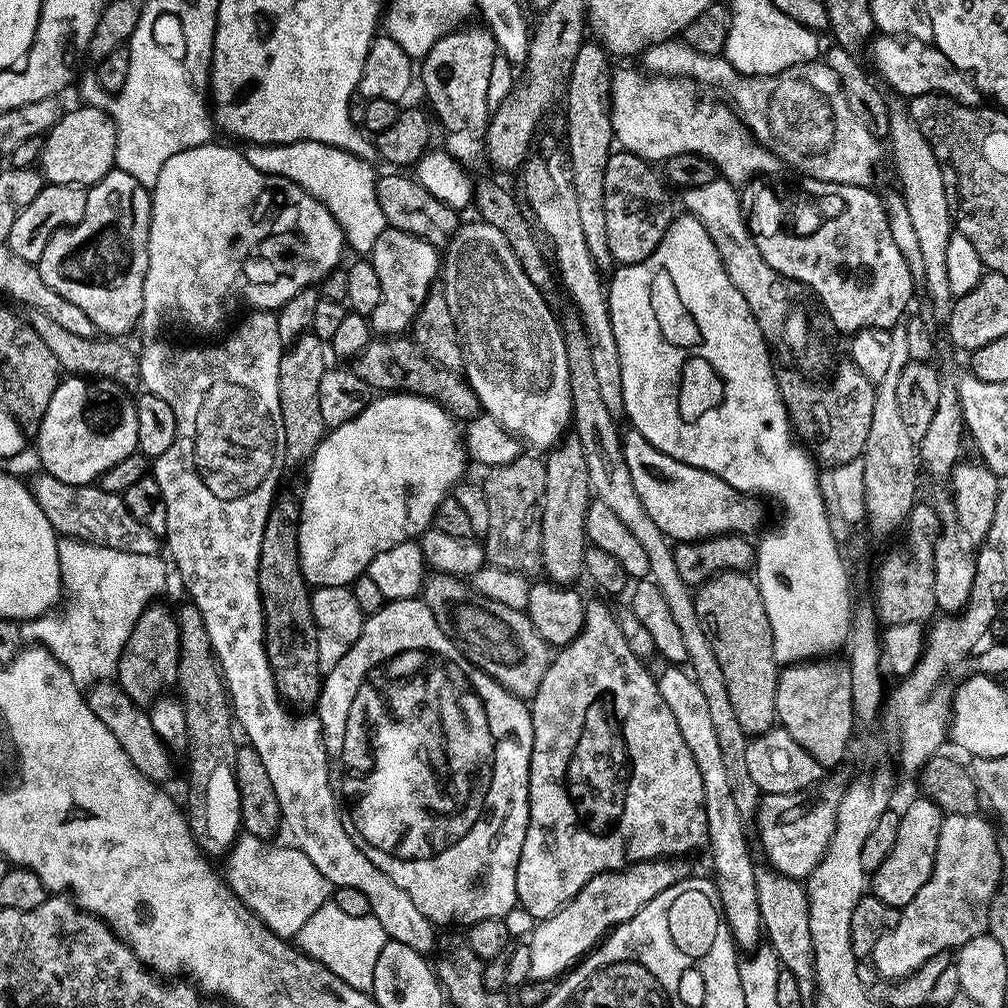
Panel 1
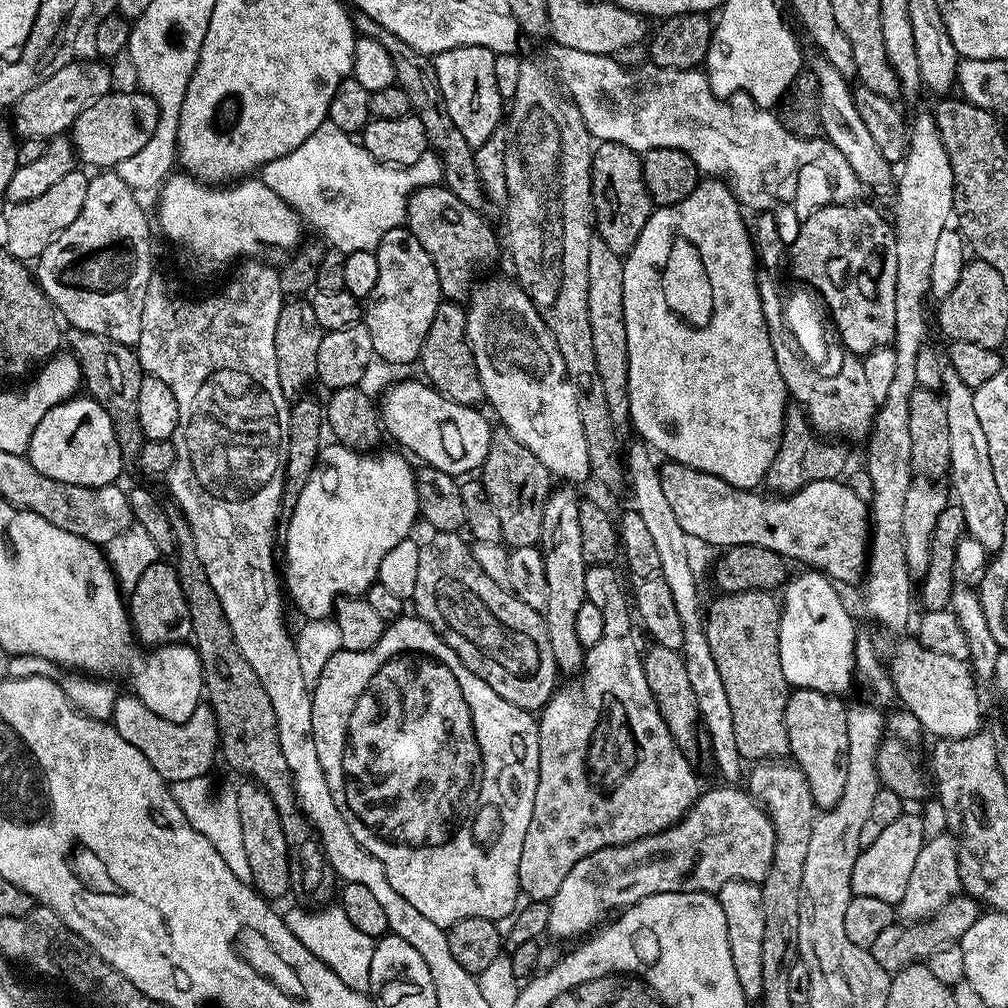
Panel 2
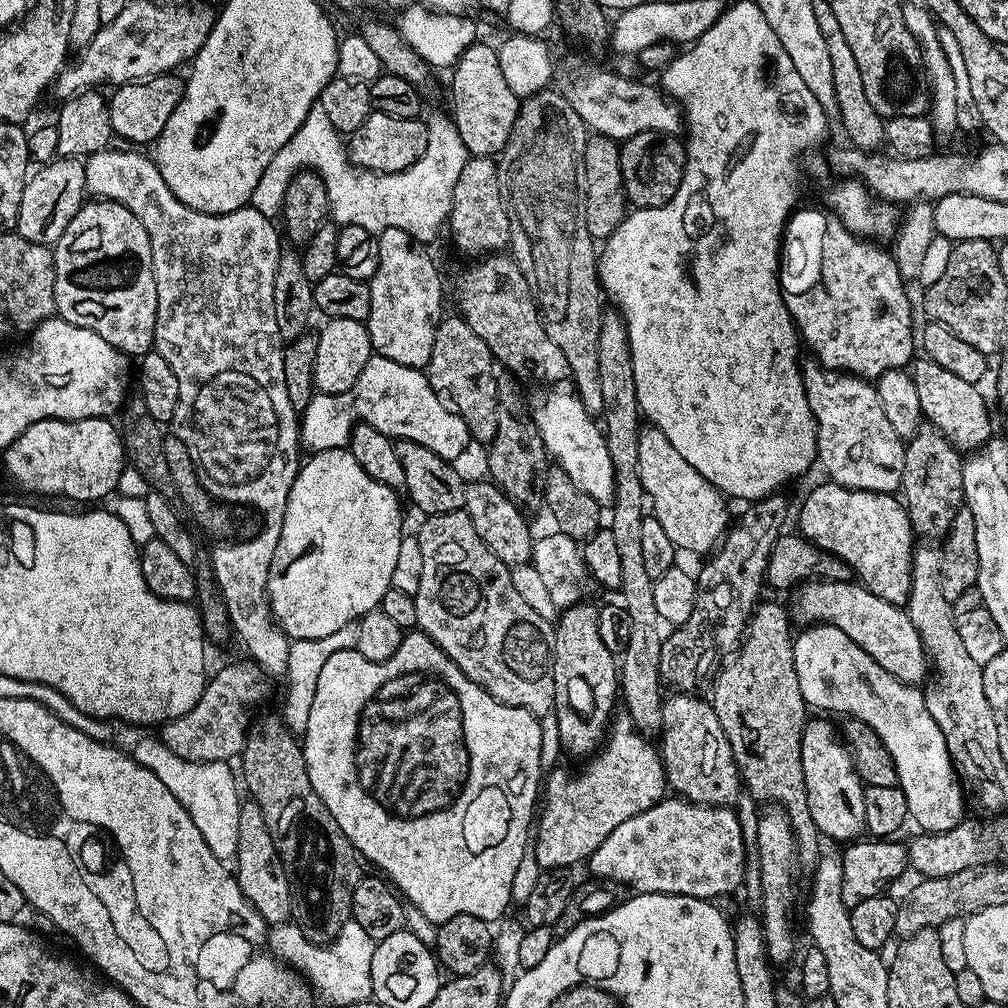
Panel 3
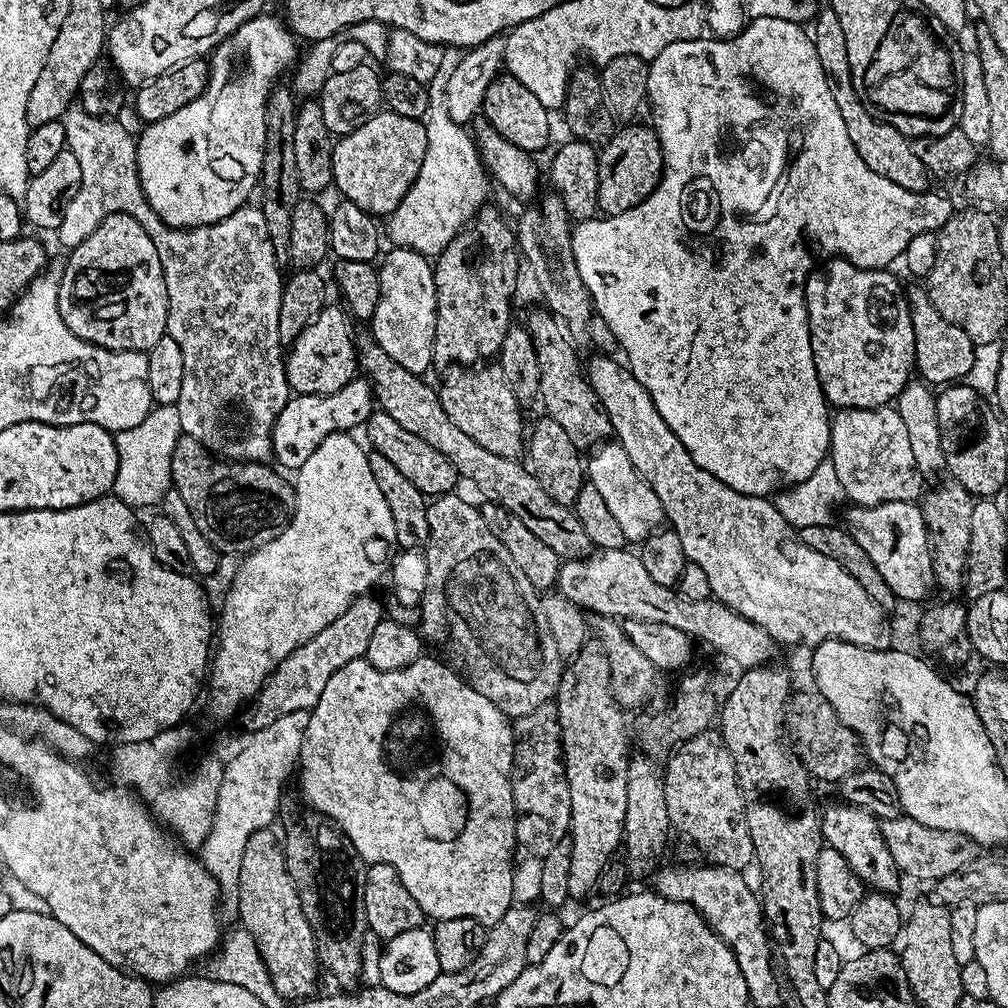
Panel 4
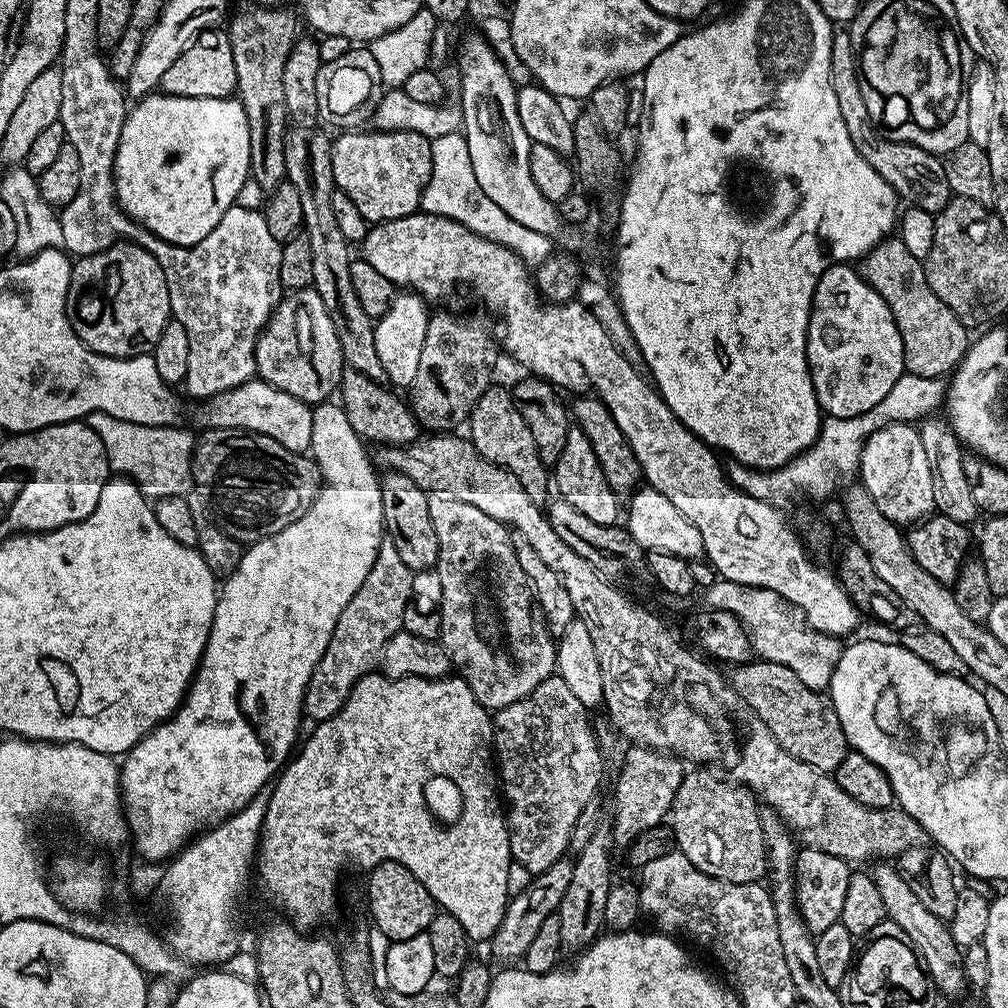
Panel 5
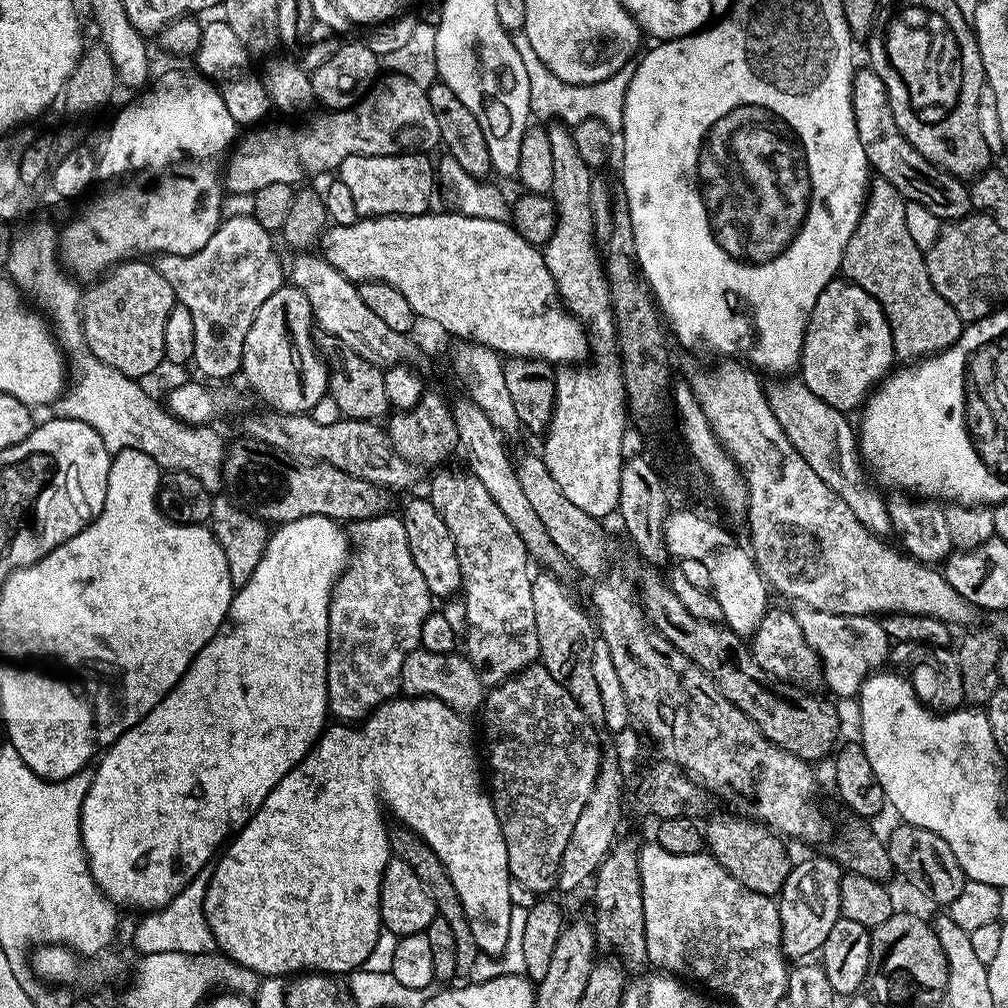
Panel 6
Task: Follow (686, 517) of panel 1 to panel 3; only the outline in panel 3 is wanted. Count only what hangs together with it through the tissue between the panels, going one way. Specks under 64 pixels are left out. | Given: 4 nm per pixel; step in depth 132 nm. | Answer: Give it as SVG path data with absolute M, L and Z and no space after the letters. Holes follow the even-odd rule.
M823 482L800 508L799 535L825 554L837 556L856 571L855 579L878 598L907 605L912 573L914 533L908 510L893 493L867 492Z

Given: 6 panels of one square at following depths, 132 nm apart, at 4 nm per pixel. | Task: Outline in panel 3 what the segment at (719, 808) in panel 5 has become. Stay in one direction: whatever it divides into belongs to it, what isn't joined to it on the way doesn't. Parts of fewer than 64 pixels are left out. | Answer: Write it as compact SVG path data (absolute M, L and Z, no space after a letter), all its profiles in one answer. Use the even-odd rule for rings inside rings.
M696 694L669 695L662 706L662 735L658 740L658 751L664 762L667 787L694 804L735 805L736 795L742 791L742 781L730 742L711 703L692 695Z

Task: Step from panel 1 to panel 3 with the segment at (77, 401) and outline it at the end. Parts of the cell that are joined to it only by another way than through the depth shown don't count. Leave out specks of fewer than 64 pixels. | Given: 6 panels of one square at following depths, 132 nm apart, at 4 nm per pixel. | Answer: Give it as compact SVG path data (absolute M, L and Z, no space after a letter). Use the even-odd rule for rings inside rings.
M90 418L89 420L39 420L28 427L9 448L3 449L2 456L4 456L4 468L8 471L9 478L18 487L25 488L28 492L37 492L40 496L65 496L68 500L100 500L103 496L110 495L109 497L111 497L119 489L120 475L123 474L126 467L124 442L120 439L117 425L108 418Z

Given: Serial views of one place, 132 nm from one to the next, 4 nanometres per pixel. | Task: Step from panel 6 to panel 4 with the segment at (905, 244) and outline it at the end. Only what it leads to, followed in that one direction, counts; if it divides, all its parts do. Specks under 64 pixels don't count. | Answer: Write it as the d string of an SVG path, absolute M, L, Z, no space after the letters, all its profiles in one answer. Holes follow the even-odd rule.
M923 287L907 289L906 299L910 310L910 326L914 330L914 365L920 372L919 379L929 386L947 386L963 381L974 364L974 345L966 330L958 330L954 322L946 322L938 310L934 310L934 302L930 302L927 291Z

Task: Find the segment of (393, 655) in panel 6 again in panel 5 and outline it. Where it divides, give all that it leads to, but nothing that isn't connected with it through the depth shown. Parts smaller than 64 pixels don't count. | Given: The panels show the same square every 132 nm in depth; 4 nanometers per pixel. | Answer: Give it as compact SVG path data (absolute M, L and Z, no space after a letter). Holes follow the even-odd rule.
M384 539L378 550L378 558L374 558L374 566L370 566L370 574L366 574L366 582L362 582L362 586L358 586L358 594L354 594L354 598L346 602L346 610L342 610L338 618L338 626L334 626L330 646L326 646L326 654L322 654L306 686L303 715L307 719L309 716L312 722L319 722L329 720L334 714L338 714L338 710L342 710L342 706L347 702L352 686L369 672L377 671L380 655L384 653L386 642L390 642L390 638L394 638L394 634L404 627L404 611L408 604L413 603L413 575L413 572L406 566L406 562L402 562L398 550L394 550L391 540Z

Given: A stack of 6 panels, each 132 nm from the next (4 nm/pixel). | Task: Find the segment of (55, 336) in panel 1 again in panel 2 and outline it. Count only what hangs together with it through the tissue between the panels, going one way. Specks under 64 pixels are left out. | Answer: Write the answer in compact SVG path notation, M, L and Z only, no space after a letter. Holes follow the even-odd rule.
M73 327L67 329L66 344L67 347L68 344L72 347L69 348L71 355L75 356L80 366L82 384L87 395L99 402L106 414L110 414L121 457L125 461L139 461L145 439L142 434L142 422L138 422L138 394L146 373L136 356L135 347L114 342L114 338L106 338L102 334L90 334Z

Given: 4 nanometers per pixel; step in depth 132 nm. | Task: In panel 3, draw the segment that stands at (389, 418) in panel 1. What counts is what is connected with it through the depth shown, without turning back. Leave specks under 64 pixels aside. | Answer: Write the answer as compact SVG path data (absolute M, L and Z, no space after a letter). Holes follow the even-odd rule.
M344 448L309 455L301 463L290 490L282 534L268 575L268 605L272 619L289 641L326 638L326 634L334 634L334 630L342 630L342 626L379 609L386 590L392 587L402 539L400 500L396 496L399 495L393 489L370 478Z

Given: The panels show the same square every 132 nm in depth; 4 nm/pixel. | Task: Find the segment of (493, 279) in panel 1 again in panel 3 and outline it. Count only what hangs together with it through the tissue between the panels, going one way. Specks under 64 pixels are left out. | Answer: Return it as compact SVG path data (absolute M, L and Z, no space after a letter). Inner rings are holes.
M575 391L568 392L548 392L536 405L531 405L530 420L536 426L536 433L542 438L545 450L548 451L549 457L554 458L555 463L590 498L594 498L601 506L611 505L612 500L616 497L616 475L614 474L614 462L610 462L610 450L606 446L601 425L594 421L593 413L588 412L582 406L582 402L576 397Z

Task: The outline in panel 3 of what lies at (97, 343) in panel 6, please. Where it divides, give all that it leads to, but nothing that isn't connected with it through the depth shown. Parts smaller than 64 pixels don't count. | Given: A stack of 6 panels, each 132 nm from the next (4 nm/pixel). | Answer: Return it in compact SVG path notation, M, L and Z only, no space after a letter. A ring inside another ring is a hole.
M99 198L81 204L62 238L56 240L52 257L56 263L54 294L59 319L94 330L129 358L153 351L158 290L154 286L150 238L126 206Z

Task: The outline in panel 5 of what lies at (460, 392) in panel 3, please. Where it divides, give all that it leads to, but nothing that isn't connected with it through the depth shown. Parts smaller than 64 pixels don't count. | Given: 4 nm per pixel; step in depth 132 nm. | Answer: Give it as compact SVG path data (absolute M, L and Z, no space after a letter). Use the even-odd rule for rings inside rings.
M488 387L482 394L482 398L478 398L478 402L468 418L466 432L469 433L467 432L467 435L470 437L472 445L487 460L497 464L499 468L505 468L510 474L514 474L514 478L518 478L518 482L522 482L522 490L526 490L526 494L530 494L533 502L543 505L549 499L549 469L538 458L538 446L534 442L534 434L530 434L530 426L526 426L511 391L507 387L505 389L496 387Z

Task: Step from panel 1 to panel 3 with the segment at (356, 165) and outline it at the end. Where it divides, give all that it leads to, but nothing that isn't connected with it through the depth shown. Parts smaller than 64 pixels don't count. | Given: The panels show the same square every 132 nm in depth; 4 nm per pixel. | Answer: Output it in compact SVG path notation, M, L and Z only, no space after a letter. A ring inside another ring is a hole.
M317 103L310 114L306 114L306 122L298 126L294 138L290 138L290 142L270 158L270 166L262 170L250 206L263 216L279 217L284 207L284 195L293 178L299 172L311 170L320 174L326 186L328 211L337 225L362 226L362 230L377 234L388 228L397 228L406 230L406 234L421 244L431 245L440 228L442 232L448 223L454 186L458 183L458 174L462 174L462 166L466 166L470 157L456 125L447 115L429 119L427 126L428 148L414 166L404 172L365 172L349 160L342 134L334 130L326 110Z

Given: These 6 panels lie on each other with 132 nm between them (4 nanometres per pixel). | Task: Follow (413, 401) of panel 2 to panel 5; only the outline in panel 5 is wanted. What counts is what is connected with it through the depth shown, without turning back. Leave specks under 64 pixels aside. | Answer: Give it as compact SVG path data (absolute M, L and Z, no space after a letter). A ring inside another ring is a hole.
M262 379L247 380L242 386L218 394L203 408L208 428L240 428L243 432L257 432L266 438L274 438L278 446L301 454L312 447L312 408Z

